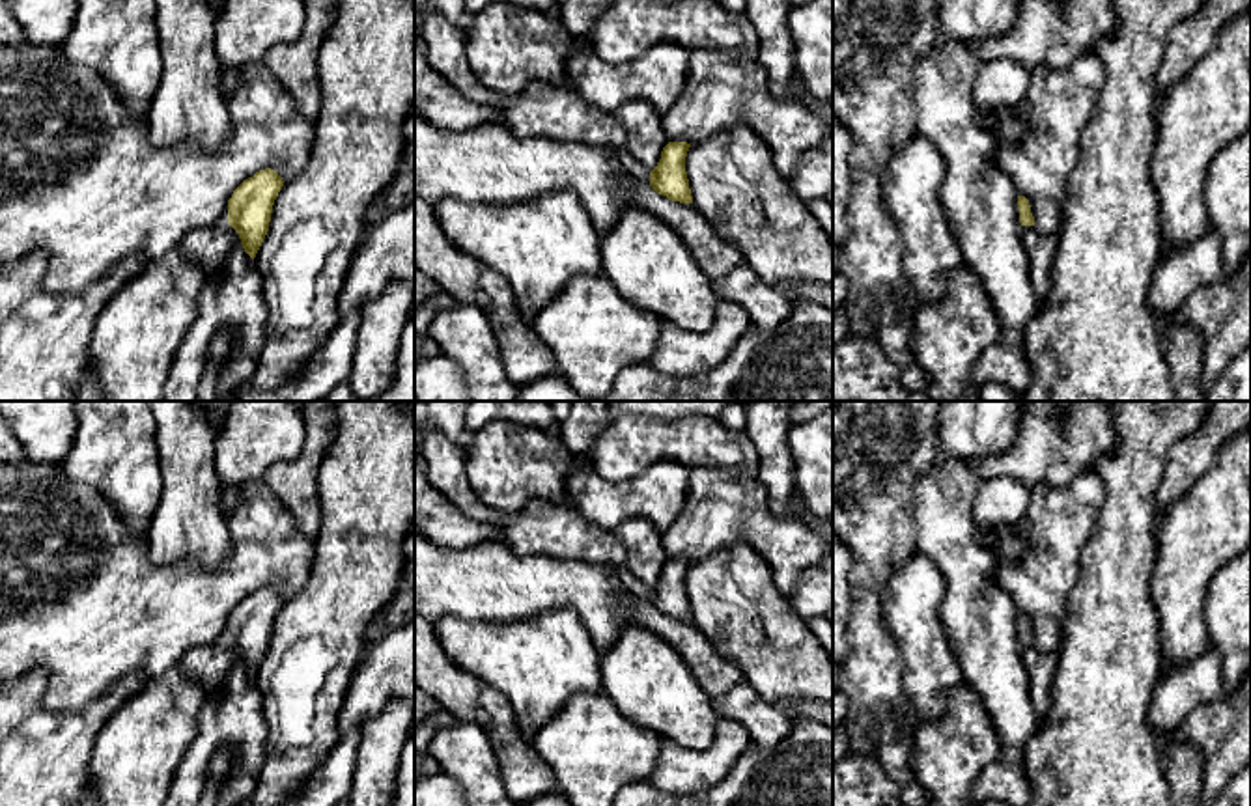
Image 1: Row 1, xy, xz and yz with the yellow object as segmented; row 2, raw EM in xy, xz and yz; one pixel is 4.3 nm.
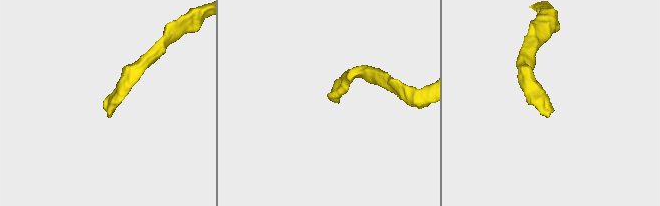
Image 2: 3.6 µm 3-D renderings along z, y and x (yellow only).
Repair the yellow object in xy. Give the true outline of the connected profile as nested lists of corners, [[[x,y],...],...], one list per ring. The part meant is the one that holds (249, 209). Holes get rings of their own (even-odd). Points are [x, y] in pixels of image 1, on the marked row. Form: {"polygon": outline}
{"polygon": [[[274,170],[256,172],[228,200],[226,224],[192,229],[177,248],[207,278],[220,272],[237,243],[254,259],[269,231],[273,205],[282,187],[284,181]]]}

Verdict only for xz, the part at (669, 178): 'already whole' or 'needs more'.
needs more

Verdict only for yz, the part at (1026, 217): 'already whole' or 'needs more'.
needs more

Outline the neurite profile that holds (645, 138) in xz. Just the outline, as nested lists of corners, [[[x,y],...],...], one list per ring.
[[[635,99],[620,104],[612,116],[626,129],[624,151],[652,172],[661,159],[663,147],[668,144],[661,114],[646,101]]]

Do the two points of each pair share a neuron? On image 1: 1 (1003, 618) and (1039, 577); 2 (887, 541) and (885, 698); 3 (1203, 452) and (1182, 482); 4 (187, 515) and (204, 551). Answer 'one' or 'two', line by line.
1: two
2: one
3: one
4: one

